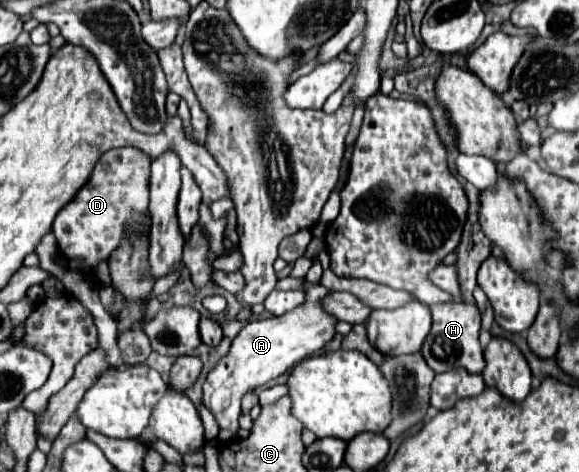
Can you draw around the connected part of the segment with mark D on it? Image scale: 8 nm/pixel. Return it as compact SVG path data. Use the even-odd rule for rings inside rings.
M115 148L105 152L75 198L55 216L53 234L61 254L67 258L87 258L87 266L95 268L119 246L123 238L123 222L127 222L131 210L147 210L147 204L149 156L135 148Z

